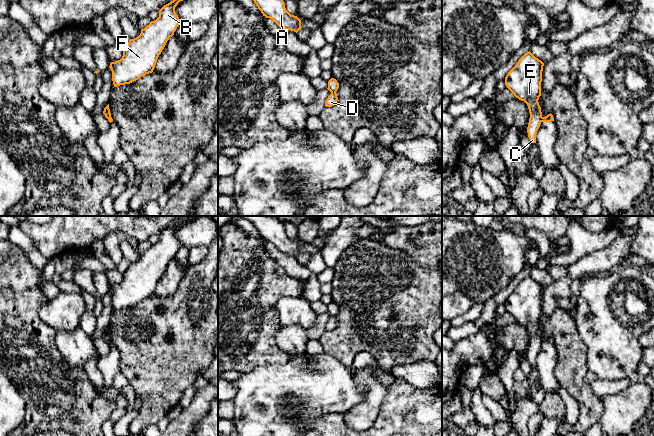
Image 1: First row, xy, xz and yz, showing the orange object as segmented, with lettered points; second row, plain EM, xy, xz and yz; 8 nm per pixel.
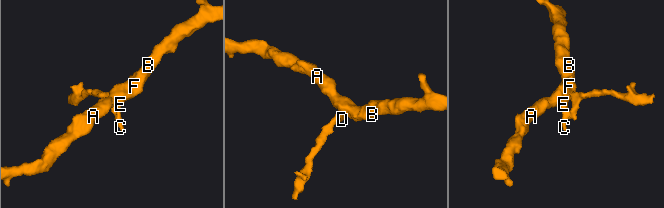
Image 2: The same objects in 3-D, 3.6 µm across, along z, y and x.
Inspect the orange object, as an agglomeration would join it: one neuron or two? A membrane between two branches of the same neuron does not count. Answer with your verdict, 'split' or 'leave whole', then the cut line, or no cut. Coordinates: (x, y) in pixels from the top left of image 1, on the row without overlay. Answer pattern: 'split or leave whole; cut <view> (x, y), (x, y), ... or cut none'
split; cut xz (335, 315), (331, 317)

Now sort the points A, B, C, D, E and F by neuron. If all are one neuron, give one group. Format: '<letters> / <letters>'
A B C E F / D

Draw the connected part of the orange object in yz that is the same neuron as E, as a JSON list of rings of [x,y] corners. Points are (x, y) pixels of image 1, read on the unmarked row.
[[[529,275],[518,284],[505,301],[506,311],[528,330],[530,342],[527,357],[531,367],[536,367],[536,358],[542,346],[538,324],[541,320],[543,290],[544,287]]]

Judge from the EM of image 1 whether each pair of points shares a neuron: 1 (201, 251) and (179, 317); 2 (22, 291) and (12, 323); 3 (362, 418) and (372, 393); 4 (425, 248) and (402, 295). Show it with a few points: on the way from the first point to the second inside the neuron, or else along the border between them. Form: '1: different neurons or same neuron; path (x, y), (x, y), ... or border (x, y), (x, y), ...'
1: different neurons; border (207, 252), (198, 262), (189, 265)
2: same neuron; path (14, 299), (12, 301), (12, 315)
3: same neuron; path (366, 412), (372, 399)
4: different neurons; border (398, 249), (406, 252), (420, 264), (431, 268)

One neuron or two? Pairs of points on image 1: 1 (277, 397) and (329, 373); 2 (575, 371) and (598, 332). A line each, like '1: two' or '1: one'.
1: one
2: two

